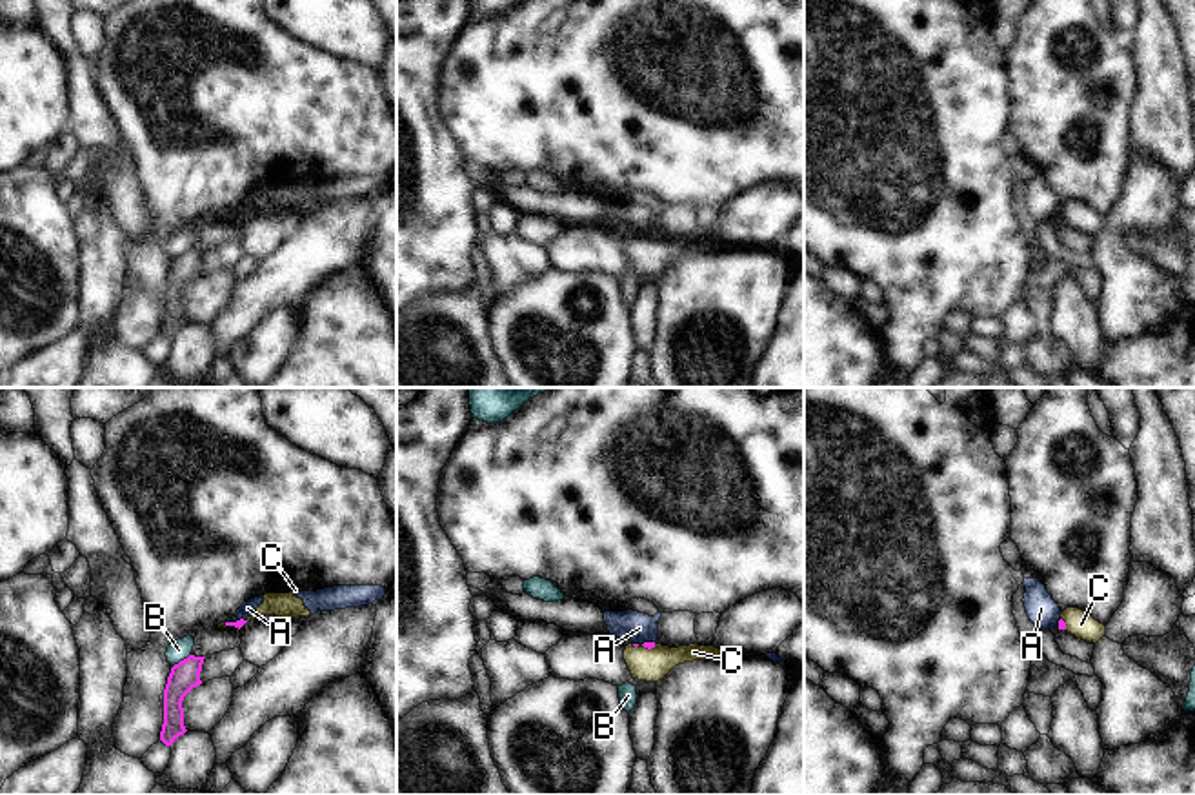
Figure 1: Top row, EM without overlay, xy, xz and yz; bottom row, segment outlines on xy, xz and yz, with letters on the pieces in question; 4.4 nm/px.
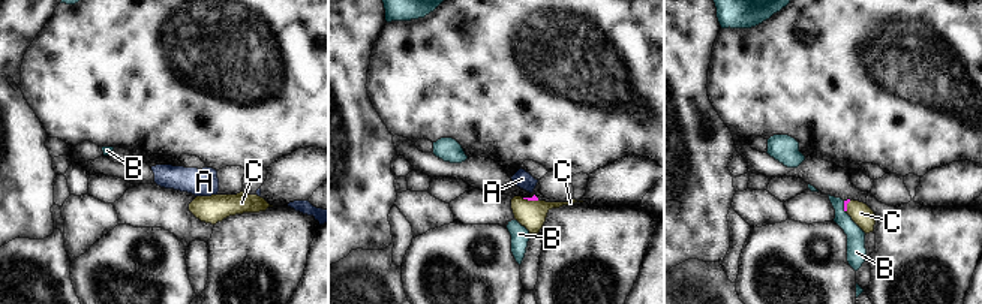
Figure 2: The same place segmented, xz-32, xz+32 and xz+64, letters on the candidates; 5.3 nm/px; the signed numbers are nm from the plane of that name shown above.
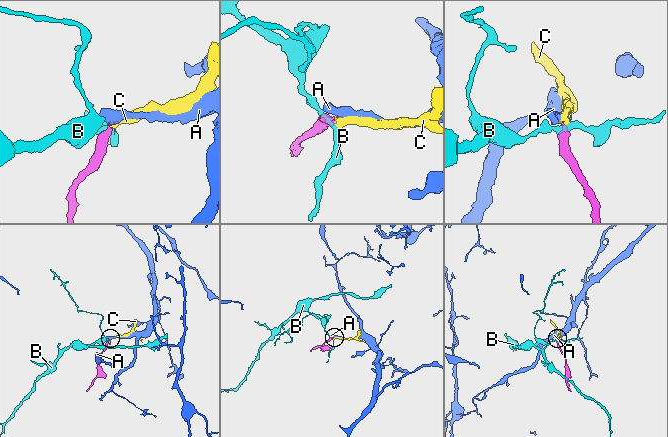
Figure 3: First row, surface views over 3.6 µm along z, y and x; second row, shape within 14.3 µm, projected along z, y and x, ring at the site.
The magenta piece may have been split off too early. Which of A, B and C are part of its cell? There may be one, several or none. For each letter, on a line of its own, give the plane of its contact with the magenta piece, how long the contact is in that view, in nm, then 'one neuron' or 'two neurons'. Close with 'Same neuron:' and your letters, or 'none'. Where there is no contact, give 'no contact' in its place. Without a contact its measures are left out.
A: meets magenta in xy; contact 100 nm long; two neurons
B: meets magenta in xy; contact 100 nm long; two neurons
C: meets magenta in xz; contact 110 nm long; one neuron
Same neuron: C

